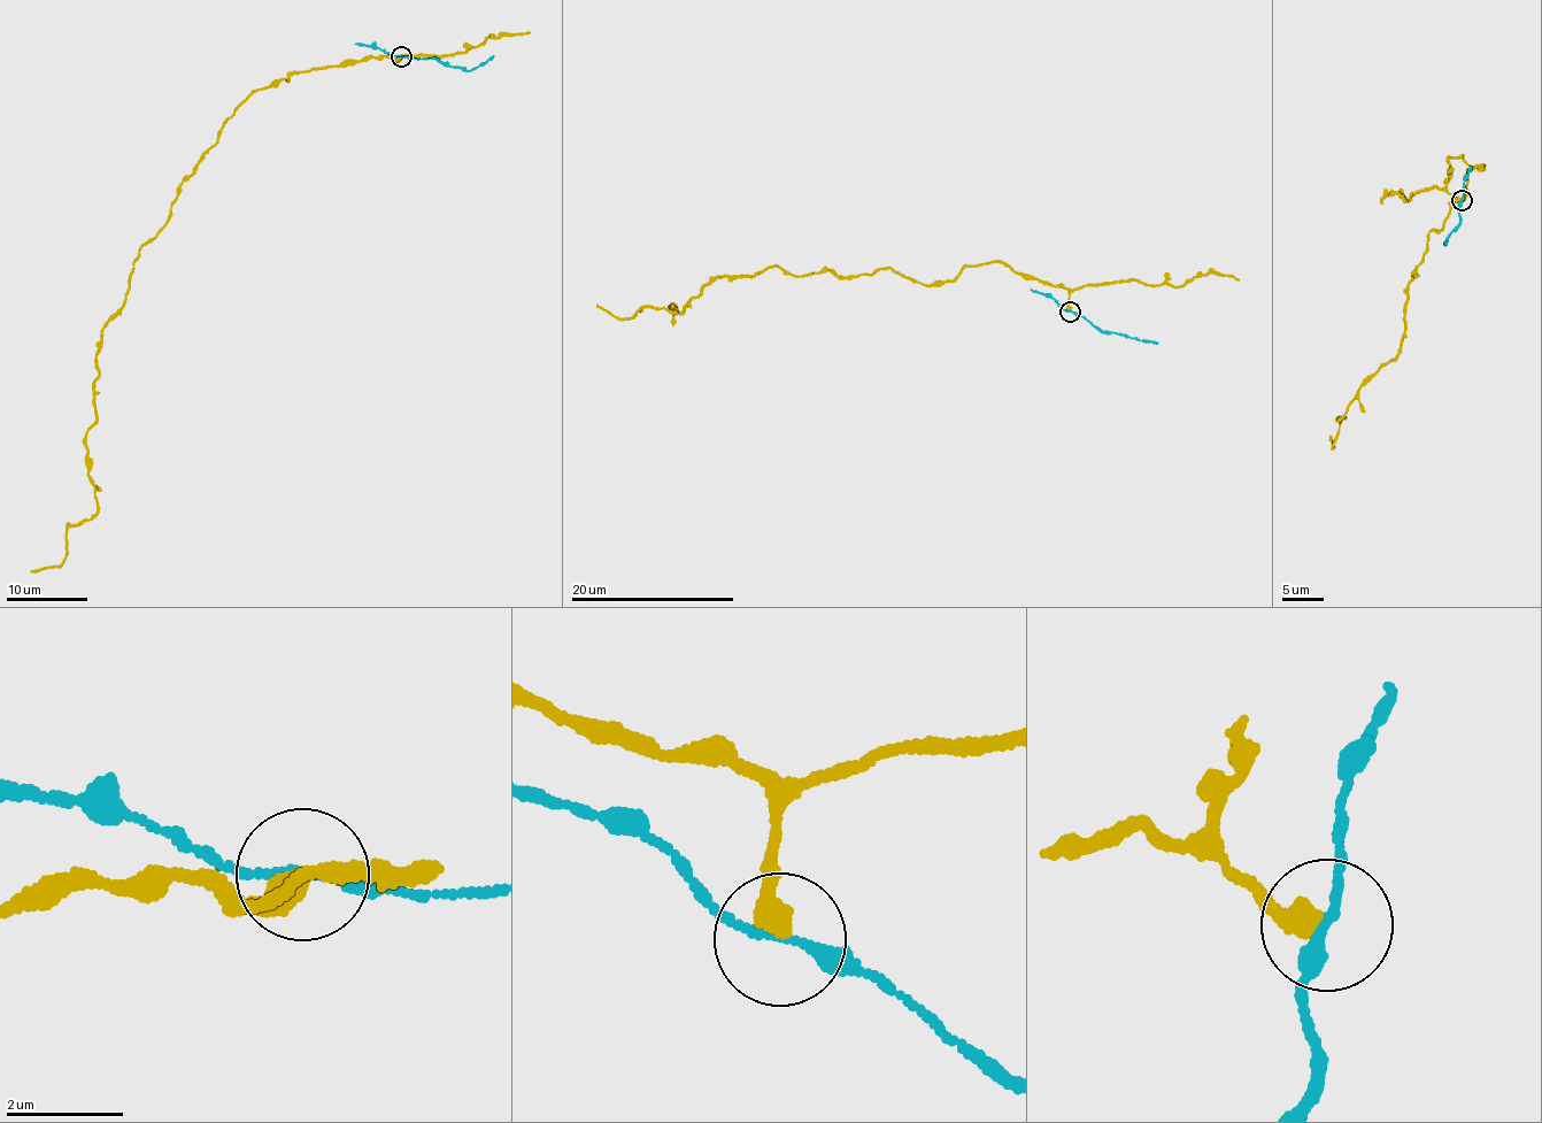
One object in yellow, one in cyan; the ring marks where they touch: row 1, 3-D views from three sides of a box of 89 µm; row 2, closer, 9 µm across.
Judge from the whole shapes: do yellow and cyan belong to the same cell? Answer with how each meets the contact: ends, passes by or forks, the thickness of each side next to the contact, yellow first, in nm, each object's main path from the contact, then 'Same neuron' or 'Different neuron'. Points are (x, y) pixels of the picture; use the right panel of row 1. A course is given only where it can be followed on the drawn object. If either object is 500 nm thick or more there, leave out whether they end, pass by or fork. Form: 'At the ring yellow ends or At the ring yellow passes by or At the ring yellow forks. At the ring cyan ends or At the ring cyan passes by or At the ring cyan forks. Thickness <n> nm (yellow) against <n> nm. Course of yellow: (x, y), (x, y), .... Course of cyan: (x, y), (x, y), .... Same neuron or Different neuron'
At the ring yellow ends. At the ring cyan passes by. Thickness 420 nm (yellow) against 160 nm. Course of yellow: (1462, 200), (1446, 183), (1460, 154), (1483, 168), (1428, 233), (1400, 354), (1338, 417), (1334, 446), (1328, 436). Course of cyan: (1462, 200), (1457, 209), (1460, 221), (1443, 244), (1447, 244). Different neuron

